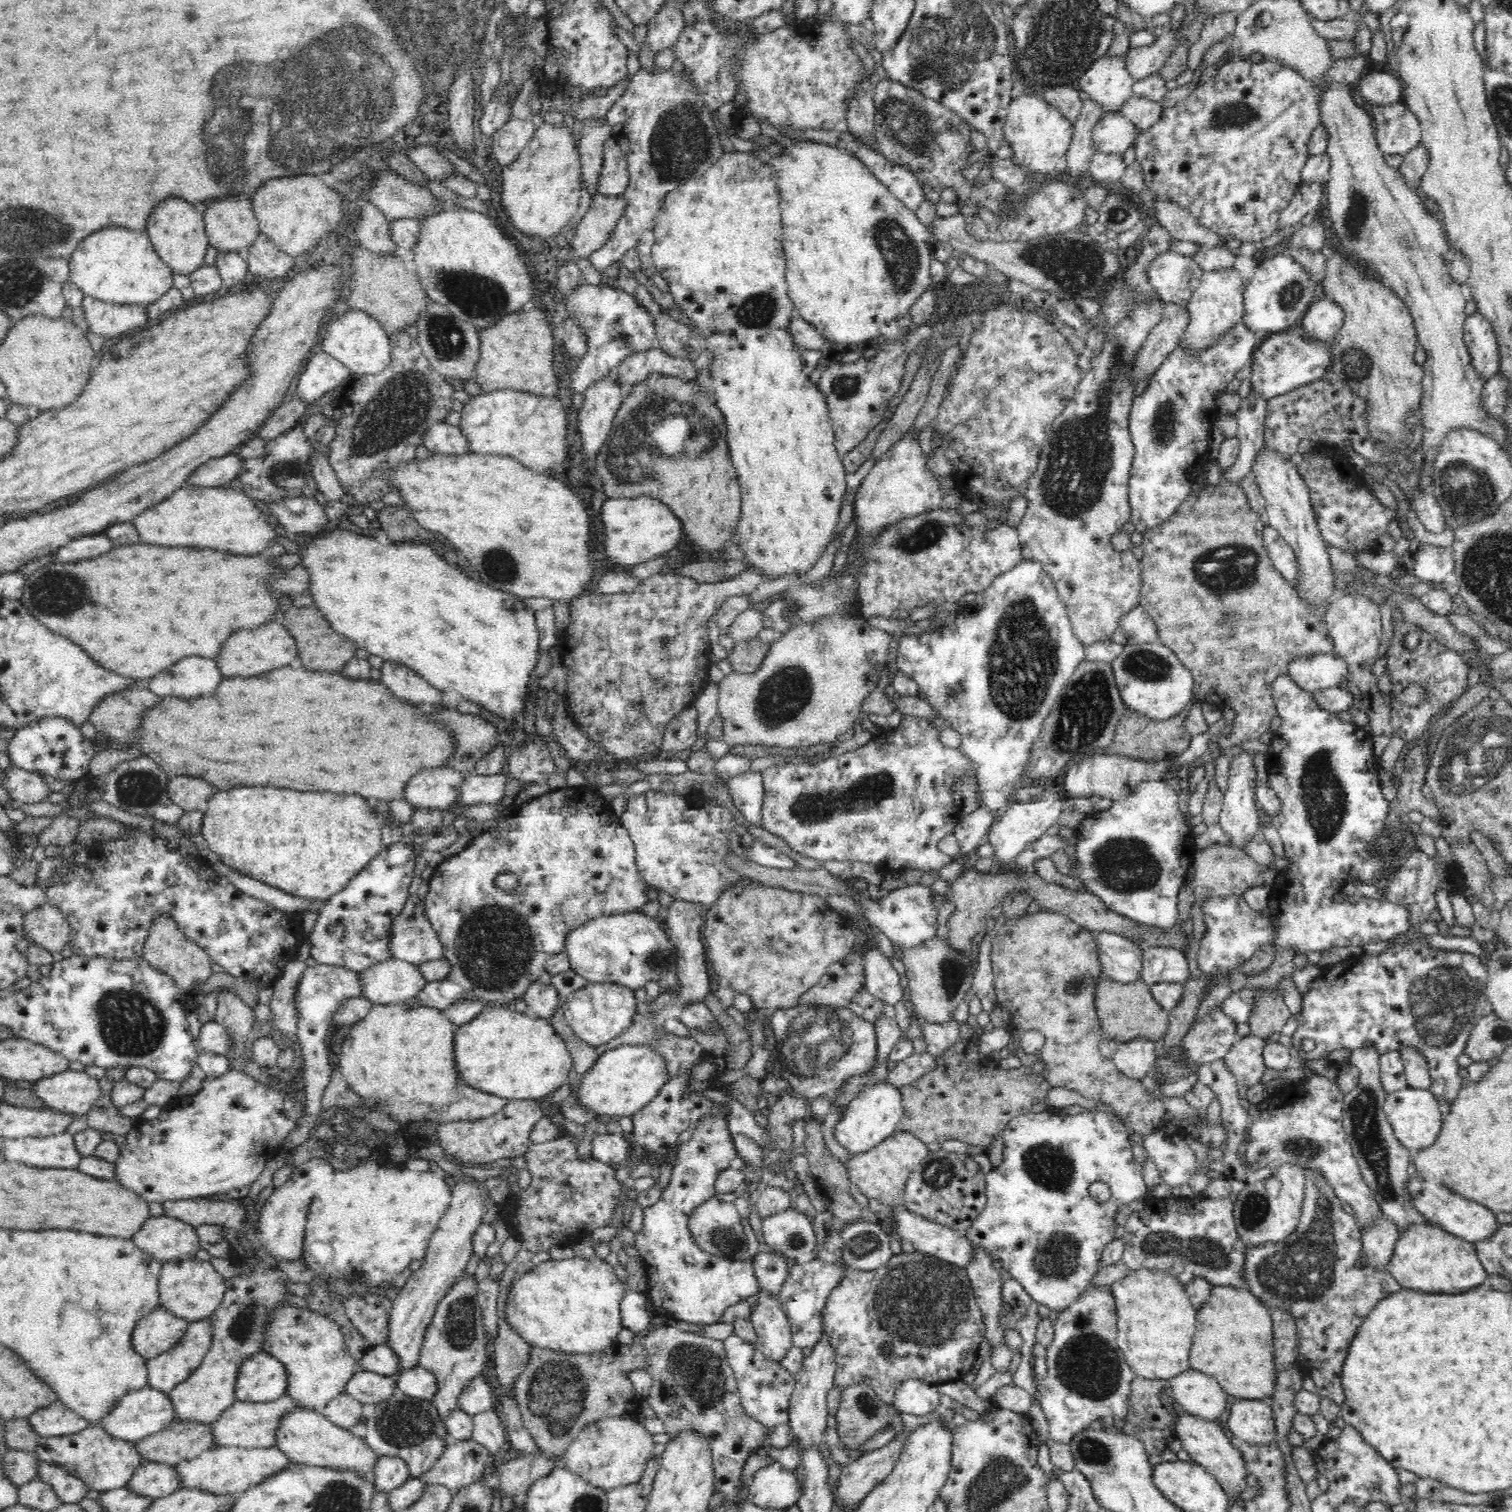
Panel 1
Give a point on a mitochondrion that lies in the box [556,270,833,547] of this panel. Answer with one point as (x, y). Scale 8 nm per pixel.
(637, 438)

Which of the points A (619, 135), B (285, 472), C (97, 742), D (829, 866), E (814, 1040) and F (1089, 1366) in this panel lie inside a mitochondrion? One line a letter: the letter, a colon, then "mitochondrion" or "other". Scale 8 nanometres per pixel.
A: other
B: mitochondrion
C: other
D: other
E: mitochondrion
F: mitochondrion

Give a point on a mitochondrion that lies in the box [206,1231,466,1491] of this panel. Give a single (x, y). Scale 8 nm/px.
(407, 1424)

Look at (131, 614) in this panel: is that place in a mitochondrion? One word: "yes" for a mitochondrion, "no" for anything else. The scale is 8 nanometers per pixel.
no

